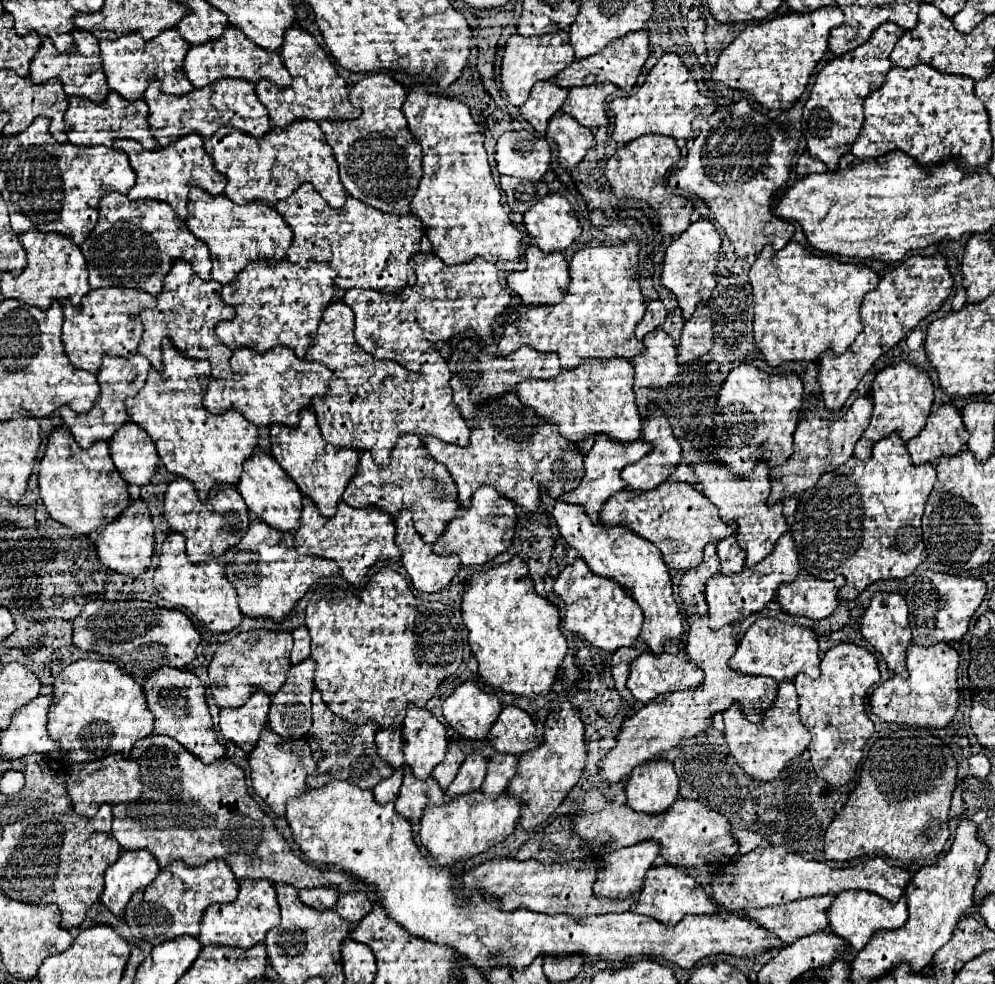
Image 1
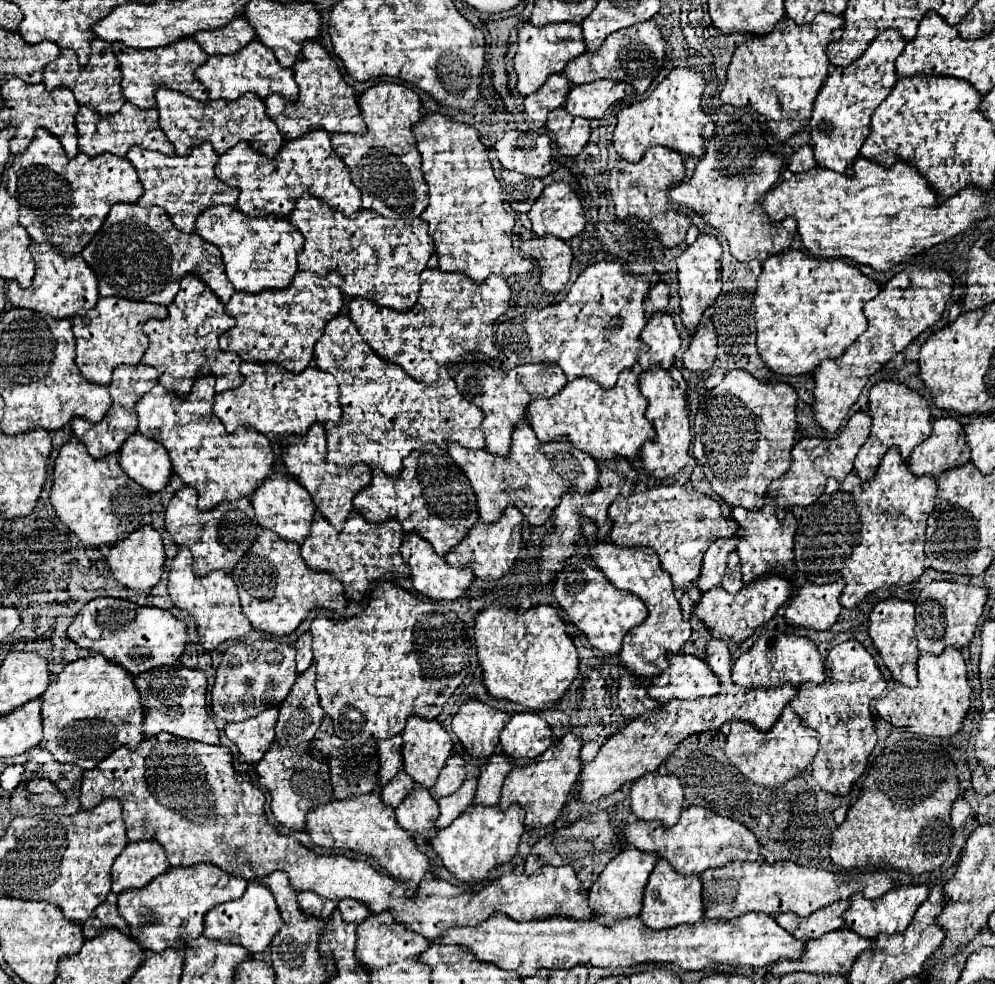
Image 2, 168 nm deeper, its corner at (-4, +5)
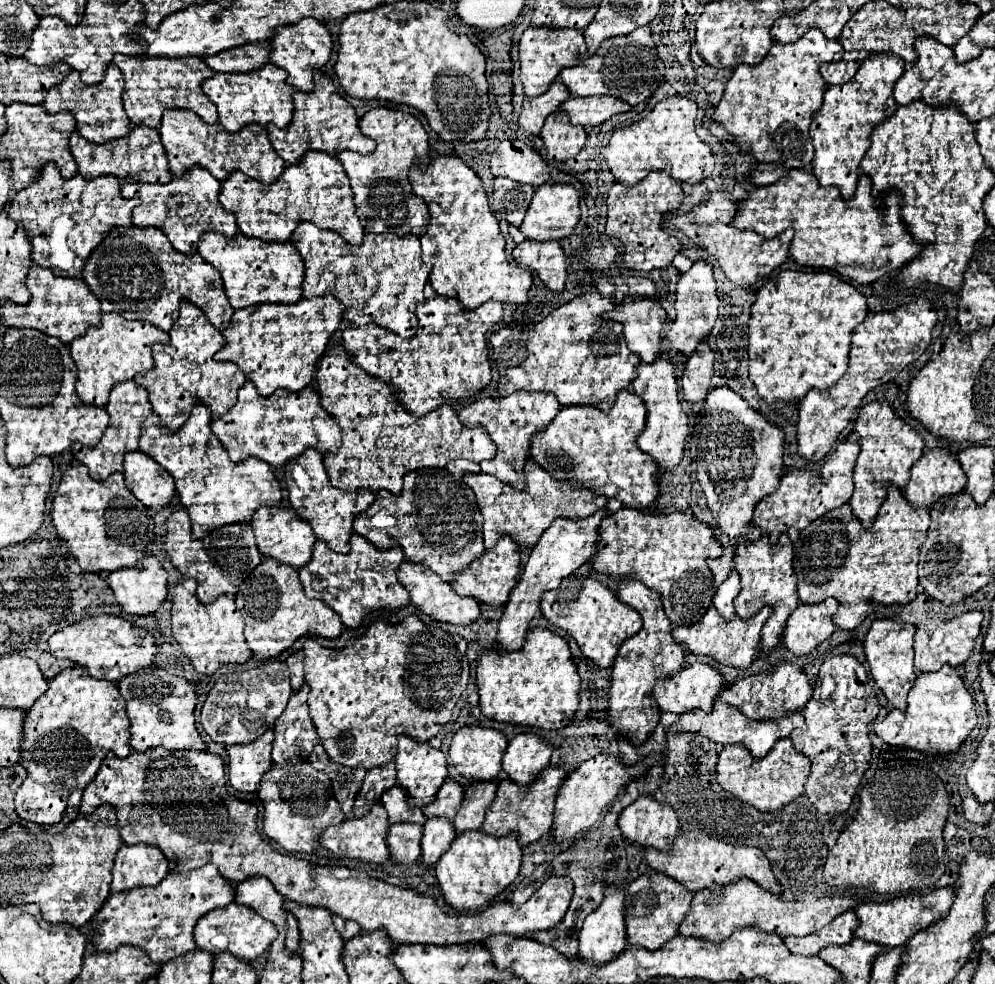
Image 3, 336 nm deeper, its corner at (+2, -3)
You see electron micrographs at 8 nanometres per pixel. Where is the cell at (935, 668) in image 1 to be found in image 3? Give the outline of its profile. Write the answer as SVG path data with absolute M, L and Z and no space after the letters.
M944 665L936 673L920 673L912 691L908 693L908 709L894 709L888 717L876 719L872 731L888 745L900 749L914 749L922 753L954 753L976 727L976 711L970 693L966 691L954 667Z

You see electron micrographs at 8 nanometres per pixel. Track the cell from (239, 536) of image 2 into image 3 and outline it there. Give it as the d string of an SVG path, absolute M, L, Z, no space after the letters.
M178 509L168 519L166 553L172 565L182 573L184 579L196 579L198 601L204 605L216 601L220 595L236 595L240 589L240 583L262 561L262 555L256 547L250 525L226 525L224 529L214 529L206 539L196 541L190 535L190 519L186 509Z

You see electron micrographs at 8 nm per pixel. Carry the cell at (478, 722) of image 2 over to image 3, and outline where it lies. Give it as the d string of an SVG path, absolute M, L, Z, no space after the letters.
M462 727L450 745L450 765L470 781L492 781L502 773L506 737L496 729Z

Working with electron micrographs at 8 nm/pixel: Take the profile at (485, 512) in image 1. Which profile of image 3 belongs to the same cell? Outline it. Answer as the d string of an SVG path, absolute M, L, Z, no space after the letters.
M502 537L492 551L486 551L484 557L476 559L476 563L470 565L470 569L456 575L452 589L462 597L474 597L478 603L486 603L486 605L492 605L492 607L504 607L508 603L512 587L518 581L518 573L520 573L518 545L512 539Z

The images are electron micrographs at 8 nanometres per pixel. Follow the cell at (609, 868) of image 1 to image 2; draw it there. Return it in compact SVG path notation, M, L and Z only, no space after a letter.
M626 847L604 867L604 871L598 875L598 881L594 883L594 887L590 889L590 895L588 895L590 907L598 915L598 921L608 925L610 921L614 921L618 917L630 917L630 915L640 913L642 899L644 899L644 887L648 883L648 877L652 873L656 861L658 861L658 855L654 855L654 853L640 851L636 847Z

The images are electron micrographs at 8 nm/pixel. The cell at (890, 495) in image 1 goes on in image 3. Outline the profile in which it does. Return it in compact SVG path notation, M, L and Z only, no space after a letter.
M896 487L888 489L888 497L882 503L878 517L872 529L864 529L858 519L854 519L848 505L840 509L828 511L824 517L812 521L802 533L794 547L794 571L798 575L800 599L804 603L820 603L826 597L834 597L840 607L836 613L836 625L840 629L856 629L870 613L874 613L874 605L908 605L918 595L918 551L926 539L926 531L930 525L928 509L912 509L904 499L902 491Z

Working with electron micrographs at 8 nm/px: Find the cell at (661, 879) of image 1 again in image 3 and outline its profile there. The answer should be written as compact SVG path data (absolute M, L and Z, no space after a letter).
M648 873L632 879L624 899L624 923L626 923L628 945L648 951L660 949L666 941L678 935L680 921L688 913L690 901L692 901L692 893L684 885L676 883L666 875Z

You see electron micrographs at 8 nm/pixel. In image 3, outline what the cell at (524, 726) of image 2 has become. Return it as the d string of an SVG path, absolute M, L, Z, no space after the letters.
M516 735L504 753L504 771L518 785L530 785L538 773L550 765L554 747L538 735Z

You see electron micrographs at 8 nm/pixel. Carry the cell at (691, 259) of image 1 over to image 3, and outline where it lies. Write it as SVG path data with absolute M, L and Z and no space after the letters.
M698 261L690 267L690 271L680 275L680 281L676 285L676 319L674 327L668 331L668 341L676 351L690 357L696 347L706 341L710 335L716 319L718 319L718 295L716 295L716 281L712 275L712 267L704 261Z

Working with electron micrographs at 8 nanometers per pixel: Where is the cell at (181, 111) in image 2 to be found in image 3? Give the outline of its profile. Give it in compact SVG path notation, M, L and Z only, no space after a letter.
M168 109L168 113L164 113L162 117L162 125L158 131L174 177L182 177L192 167L202 167L210 171L218 181L226 181L230 173L242 171L256 181L264 181L264 185L272 185L276 177L280 177L286 169L286 163L272 149L266 129L258 125L246 125L240 133L234 135L224 133L224 129L220 129L220 123L204 123L200 117L196 117L196 113L188 109Z

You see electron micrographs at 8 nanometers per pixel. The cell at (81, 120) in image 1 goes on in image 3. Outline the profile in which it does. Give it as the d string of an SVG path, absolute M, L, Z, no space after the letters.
M134 127L128 137L120 141L110 141L108 145L92 145L84 141L78 131L70 137L70 151L78 163L80 175L90 181L102 175L114 175L126 181L142 181L142 183L168 183L172 181L172 173L168 169L168 159L164 157L164 147L160 143L160 135L156 129L150 127Z

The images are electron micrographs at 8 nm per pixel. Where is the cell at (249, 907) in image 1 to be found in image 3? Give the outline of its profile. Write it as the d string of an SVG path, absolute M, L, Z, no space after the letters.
M238 903L208 911L204 917L198 919L198 923L194 927L194 941L196 941L198 949L208 951L212 955L228 951L228 953L232 953L244 961L252 961L258 955L262 955L272 945L276 935L278 935L278 931L270 921L266 921L256 911L242 907Z

